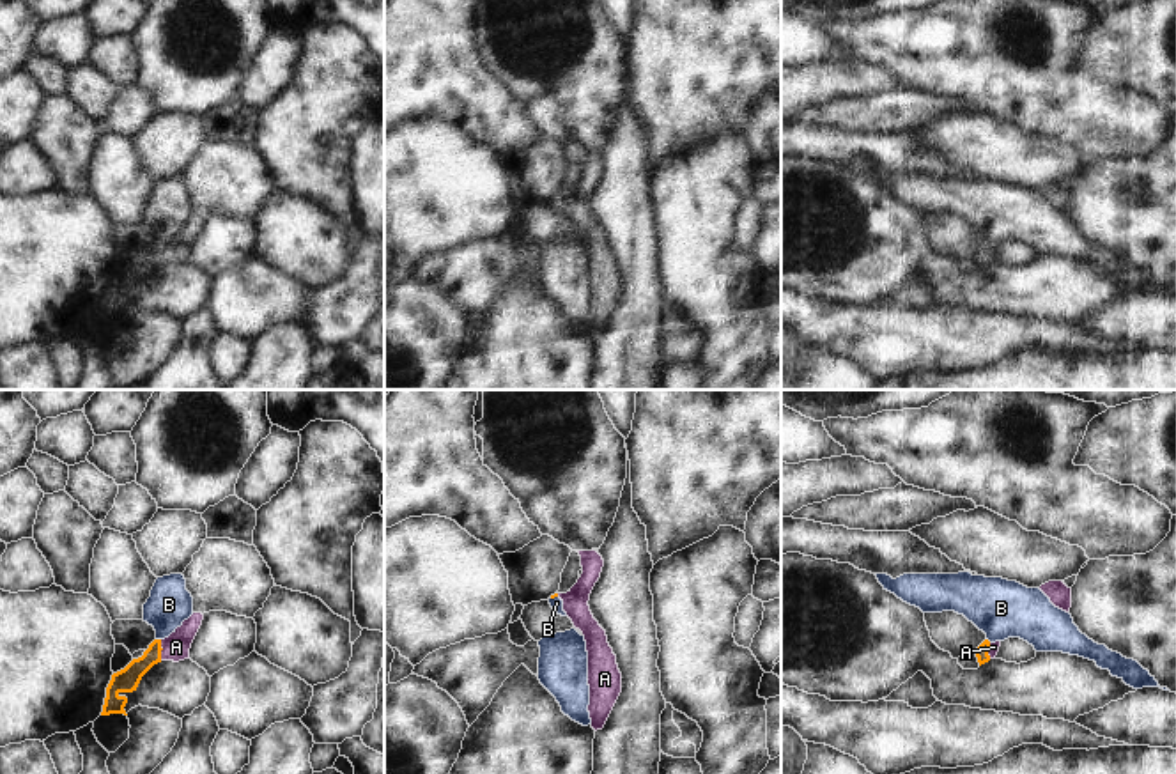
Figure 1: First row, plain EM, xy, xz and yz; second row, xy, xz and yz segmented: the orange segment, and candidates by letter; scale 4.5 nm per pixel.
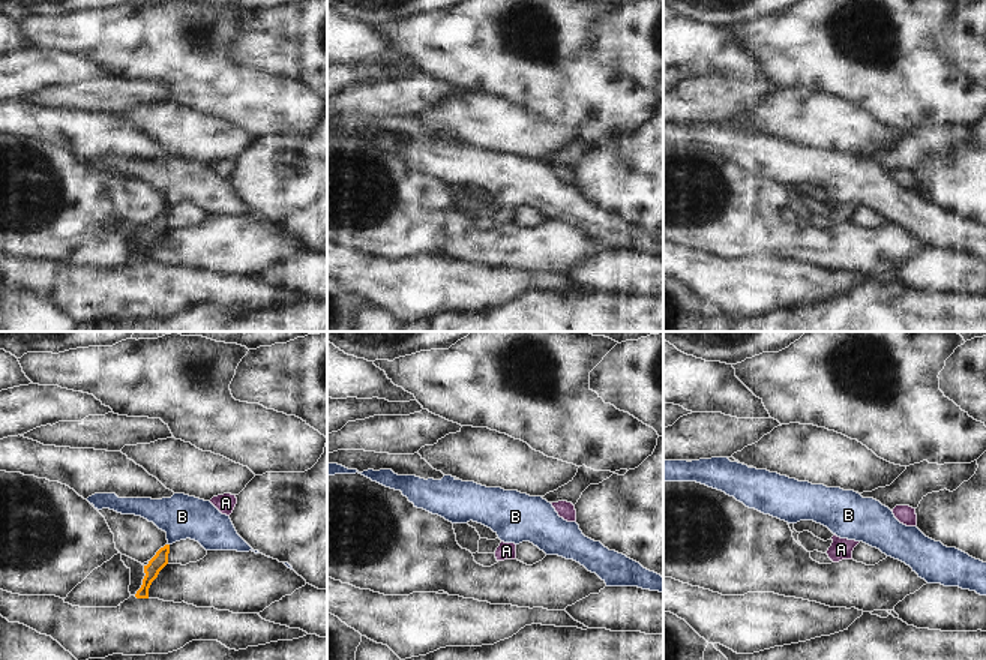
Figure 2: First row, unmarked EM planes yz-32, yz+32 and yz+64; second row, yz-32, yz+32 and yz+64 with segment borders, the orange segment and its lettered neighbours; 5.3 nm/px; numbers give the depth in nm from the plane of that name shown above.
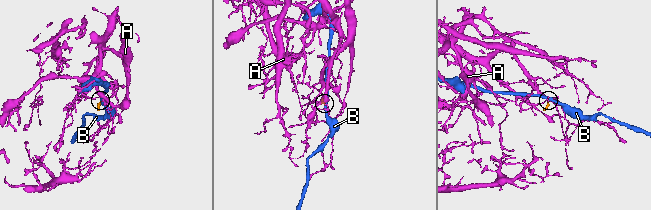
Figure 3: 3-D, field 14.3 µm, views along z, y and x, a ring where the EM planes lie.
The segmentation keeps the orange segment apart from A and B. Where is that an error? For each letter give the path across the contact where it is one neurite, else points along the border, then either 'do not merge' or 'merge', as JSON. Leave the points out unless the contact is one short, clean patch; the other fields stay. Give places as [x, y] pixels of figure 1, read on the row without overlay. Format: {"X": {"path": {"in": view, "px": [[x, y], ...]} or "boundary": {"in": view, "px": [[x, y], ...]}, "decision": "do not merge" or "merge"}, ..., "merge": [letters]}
{"A": {"path": {"in": "xy", "px": [[126, 284], [162, 252], [176, 250]]}, "decision": "merge"}, "B": {"boundary": {"in": "xy", "px": [[156, 241], [160, 243]]}, "decision": "do not merge"}, "merge": ["A"]}

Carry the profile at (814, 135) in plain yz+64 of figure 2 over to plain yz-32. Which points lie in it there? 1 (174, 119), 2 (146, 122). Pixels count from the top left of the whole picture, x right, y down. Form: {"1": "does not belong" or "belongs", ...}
{"1": "belongs", "2": "belongs"}

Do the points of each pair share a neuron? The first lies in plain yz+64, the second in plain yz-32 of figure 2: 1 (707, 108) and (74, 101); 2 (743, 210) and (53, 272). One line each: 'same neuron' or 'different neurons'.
1: same neuron
2: different neurons

